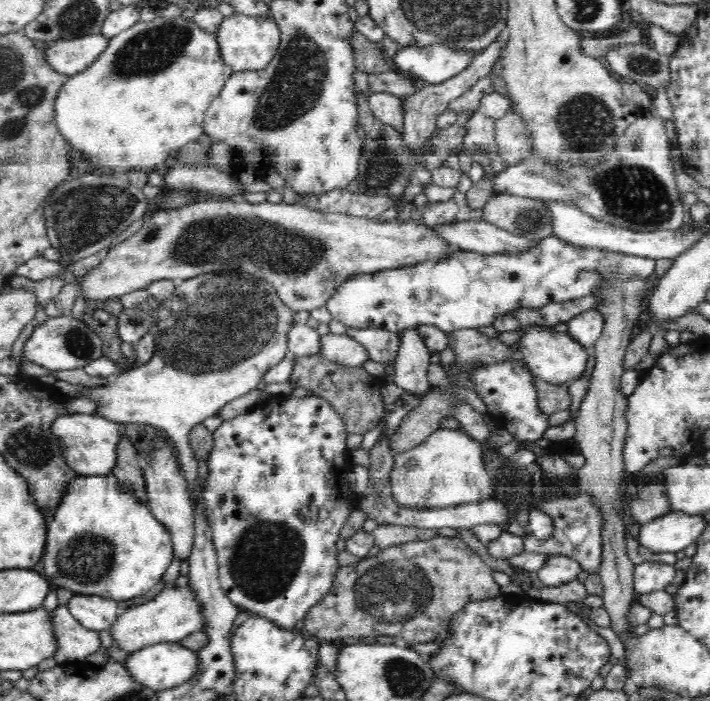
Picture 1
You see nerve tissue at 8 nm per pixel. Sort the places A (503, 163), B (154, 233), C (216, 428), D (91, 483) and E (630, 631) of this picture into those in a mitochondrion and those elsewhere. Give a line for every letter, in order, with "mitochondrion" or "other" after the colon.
A: other
B: mitochondrion
C: other
D: other
E: other

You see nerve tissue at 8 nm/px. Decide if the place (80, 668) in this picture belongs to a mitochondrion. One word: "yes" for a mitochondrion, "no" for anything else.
no

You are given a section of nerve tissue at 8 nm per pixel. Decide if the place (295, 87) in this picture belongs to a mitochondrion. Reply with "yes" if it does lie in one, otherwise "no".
yes

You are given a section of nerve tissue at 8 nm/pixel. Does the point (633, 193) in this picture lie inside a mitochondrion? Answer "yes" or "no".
yes

